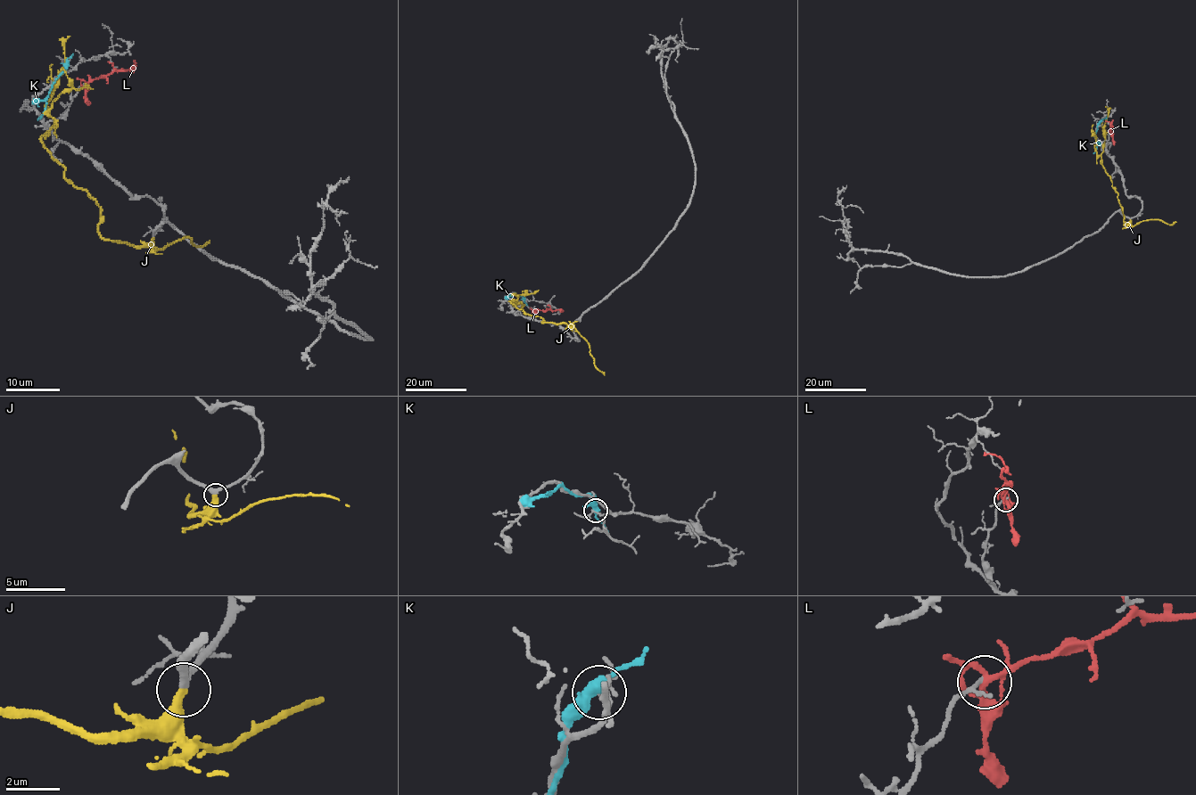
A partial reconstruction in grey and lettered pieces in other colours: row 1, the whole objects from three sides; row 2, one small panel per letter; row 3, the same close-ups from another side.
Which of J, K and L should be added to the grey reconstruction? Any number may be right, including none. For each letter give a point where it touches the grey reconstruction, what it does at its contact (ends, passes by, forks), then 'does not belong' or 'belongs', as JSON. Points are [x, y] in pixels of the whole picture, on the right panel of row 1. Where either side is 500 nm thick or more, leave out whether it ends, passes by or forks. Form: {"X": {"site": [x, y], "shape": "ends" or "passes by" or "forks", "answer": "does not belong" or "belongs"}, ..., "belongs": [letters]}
{"J": {"site": [1130, 219], "shape": "ends", "answer": "belongs"}, "K": {"site": [1101, 121], "shape": "passes by", "answer": "does not belong"}, "L": {"site": [1111, 133], "shape": "forks", "answer": "does not belong"}, "belongs": ["J"]}

